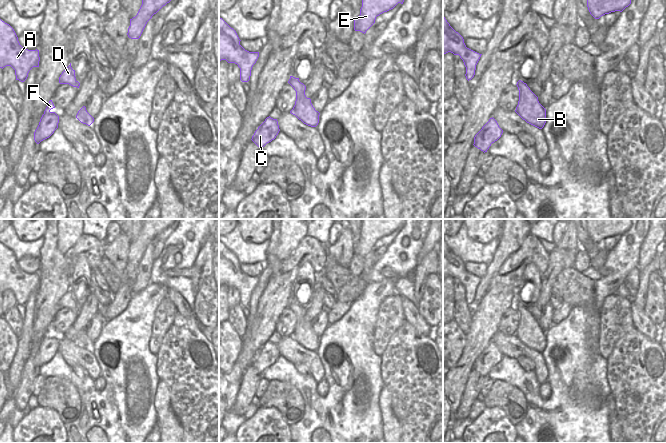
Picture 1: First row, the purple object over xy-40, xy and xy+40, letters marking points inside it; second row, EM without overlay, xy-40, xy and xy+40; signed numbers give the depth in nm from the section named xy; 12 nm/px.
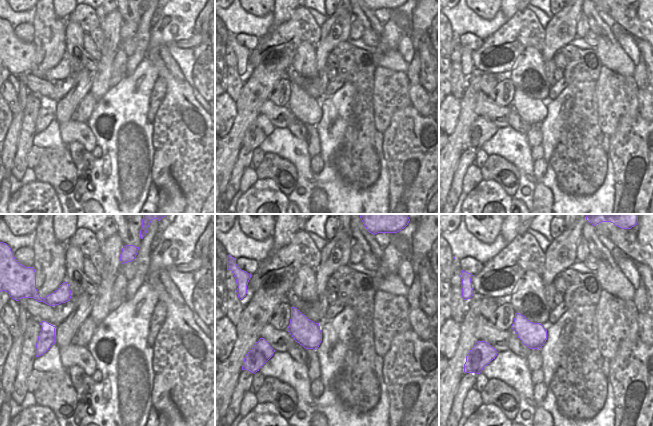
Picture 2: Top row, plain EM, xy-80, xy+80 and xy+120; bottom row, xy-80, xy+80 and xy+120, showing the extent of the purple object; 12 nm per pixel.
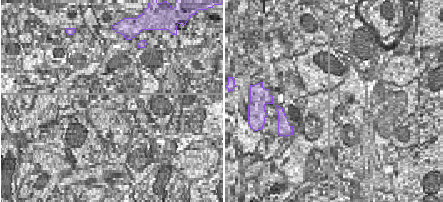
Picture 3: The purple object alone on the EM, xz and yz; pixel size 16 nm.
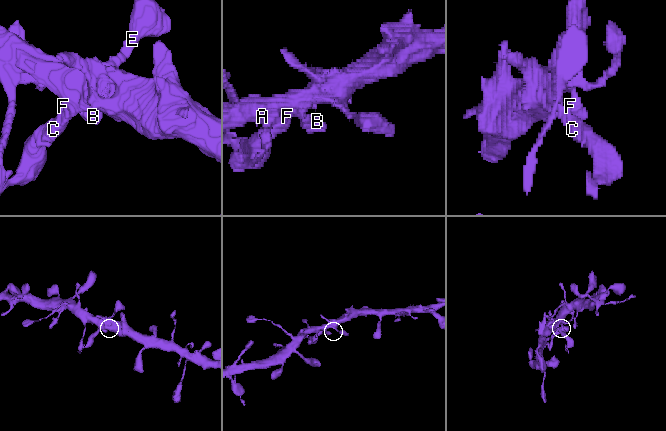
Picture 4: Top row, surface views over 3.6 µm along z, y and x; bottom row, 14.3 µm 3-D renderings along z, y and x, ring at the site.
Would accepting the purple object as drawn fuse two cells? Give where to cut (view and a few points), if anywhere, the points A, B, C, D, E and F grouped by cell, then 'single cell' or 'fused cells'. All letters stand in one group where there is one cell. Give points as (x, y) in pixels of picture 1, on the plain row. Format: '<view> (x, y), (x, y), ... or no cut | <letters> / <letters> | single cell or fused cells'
no cut | A B C D E F | single cell

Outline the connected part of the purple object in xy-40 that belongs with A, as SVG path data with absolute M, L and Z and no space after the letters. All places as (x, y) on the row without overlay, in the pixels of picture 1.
M0 243L0 292L11 290L16 304L24 306L33 291L39 291L39 274L22 271L14 253Z

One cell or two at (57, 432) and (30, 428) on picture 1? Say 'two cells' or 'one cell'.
one cell

